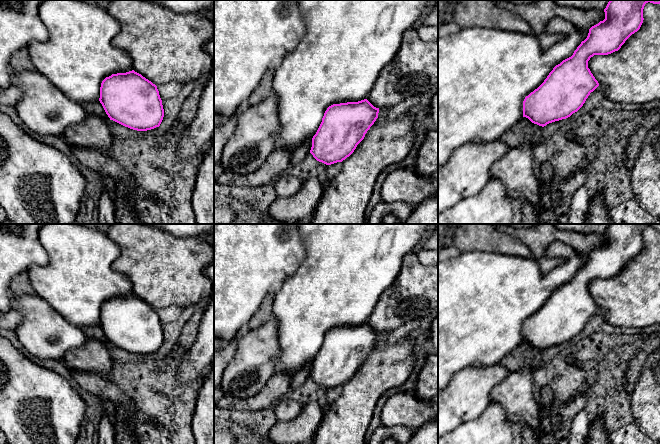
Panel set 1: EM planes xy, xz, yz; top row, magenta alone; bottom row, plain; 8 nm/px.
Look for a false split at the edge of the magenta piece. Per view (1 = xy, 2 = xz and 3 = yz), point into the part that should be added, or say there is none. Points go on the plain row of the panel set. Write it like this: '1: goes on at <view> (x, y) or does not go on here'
1: goes on at xy (79, 278)
2: goes on at xz (347, 267)
3: goes on at yz (484, 298)

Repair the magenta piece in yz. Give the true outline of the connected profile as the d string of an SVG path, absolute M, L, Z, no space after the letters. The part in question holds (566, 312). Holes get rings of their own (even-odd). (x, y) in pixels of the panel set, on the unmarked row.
M610 224L604 233L605 243L592 250L588 255L580 255L569 245L562 242L554 242L547 249L547 255L553 258L562 258L563 261L546 275L540 271L539 264L534 257L522 258L501 253L471 251L461 253L457 257L451 257L444 261L438 261L438 390L443 390L452 378L464 368L481 368L500 363L521 342L526 341L532 347L546 350L549 347L566 343L577 336L586 323L599 307L588 292L588 285L594 279L608 279L618 275L625 265L637 256L643 247L643 233L646 227L660 228L660 224Z

